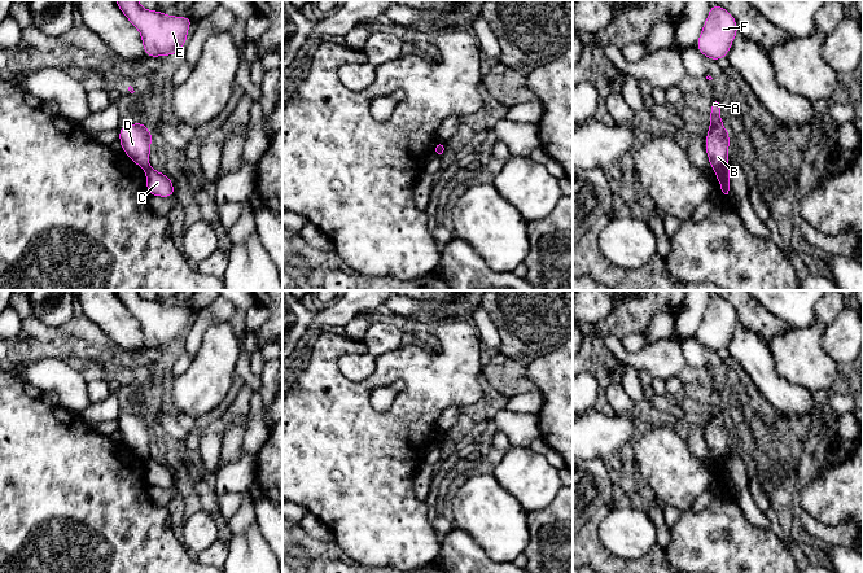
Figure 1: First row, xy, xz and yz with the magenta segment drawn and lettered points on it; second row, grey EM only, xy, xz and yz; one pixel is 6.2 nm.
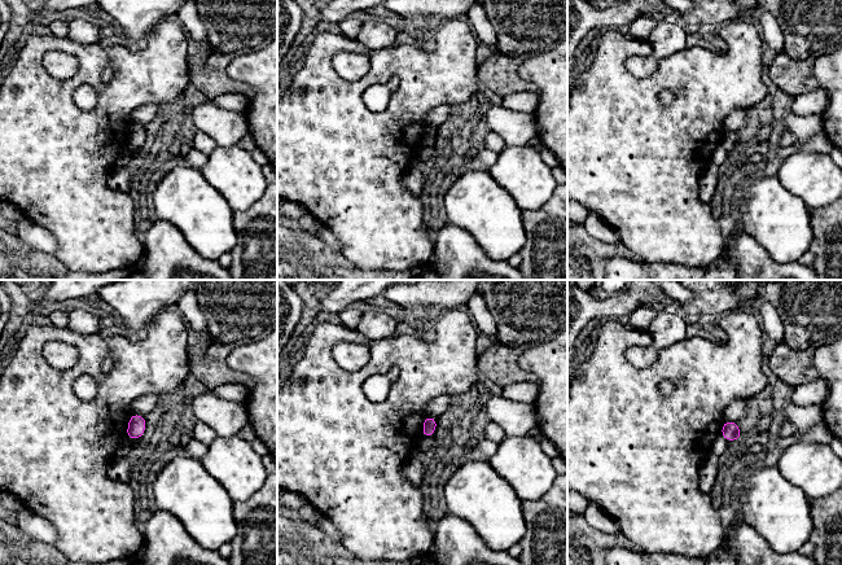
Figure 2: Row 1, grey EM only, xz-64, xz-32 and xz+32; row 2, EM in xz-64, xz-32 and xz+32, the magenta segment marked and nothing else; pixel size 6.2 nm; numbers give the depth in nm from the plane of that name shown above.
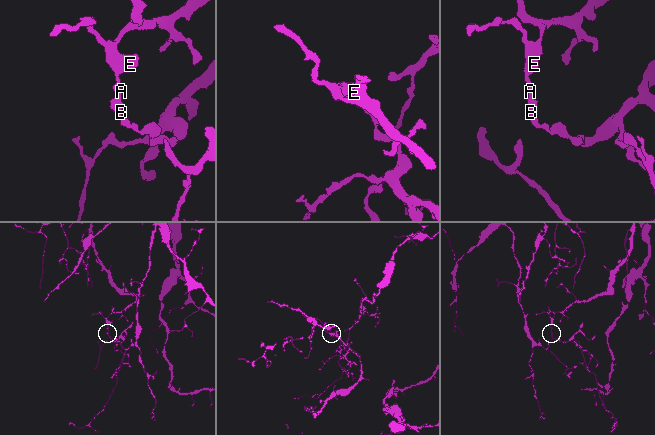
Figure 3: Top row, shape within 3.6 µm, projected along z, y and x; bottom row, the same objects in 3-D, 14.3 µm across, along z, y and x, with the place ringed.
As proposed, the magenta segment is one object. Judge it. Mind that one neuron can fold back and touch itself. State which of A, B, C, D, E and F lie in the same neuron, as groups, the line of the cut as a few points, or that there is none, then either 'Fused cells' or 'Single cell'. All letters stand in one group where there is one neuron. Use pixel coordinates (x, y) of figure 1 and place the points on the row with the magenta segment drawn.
Groups: A B D E F / C. Split along yz (727, 167), (715, 170). Fused cells

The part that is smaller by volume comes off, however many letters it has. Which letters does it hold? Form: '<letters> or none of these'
C

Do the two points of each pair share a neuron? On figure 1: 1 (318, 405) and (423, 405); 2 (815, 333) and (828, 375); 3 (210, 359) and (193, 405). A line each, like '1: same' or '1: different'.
1: same
2: same
3: same

